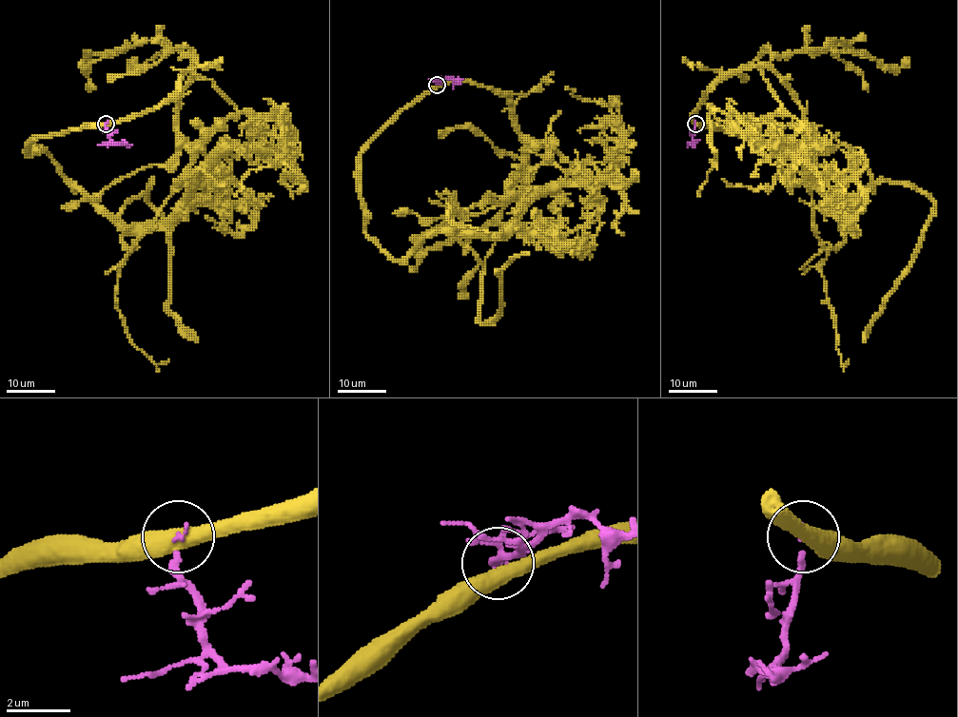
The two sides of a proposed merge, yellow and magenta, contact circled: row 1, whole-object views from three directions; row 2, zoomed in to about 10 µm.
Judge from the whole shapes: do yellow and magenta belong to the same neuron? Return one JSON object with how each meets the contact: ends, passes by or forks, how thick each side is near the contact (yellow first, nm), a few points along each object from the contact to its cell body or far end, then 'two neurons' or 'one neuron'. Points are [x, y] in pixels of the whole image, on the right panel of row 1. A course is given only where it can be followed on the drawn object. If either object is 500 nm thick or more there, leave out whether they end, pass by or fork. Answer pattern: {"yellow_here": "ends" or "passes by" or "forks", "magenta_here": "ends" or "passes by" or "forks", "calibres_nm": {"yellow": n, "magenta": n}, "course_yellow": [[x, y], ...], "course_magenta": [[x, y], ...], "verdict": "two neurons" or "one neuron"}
{"yellow_here": "passes by", "magenta_here": "ends", "calibres_nm": {"yellow": 480, "magenta": 150}, "course_yellow": [[695, 124], [700, 99], [722, 80], [770, 67], [804, 116], [810, 171], [843, 203]], "course_magenta": [[695, 124], [693, 138], [688, 143], [695, 145]], "verdict": "two neurons"}

